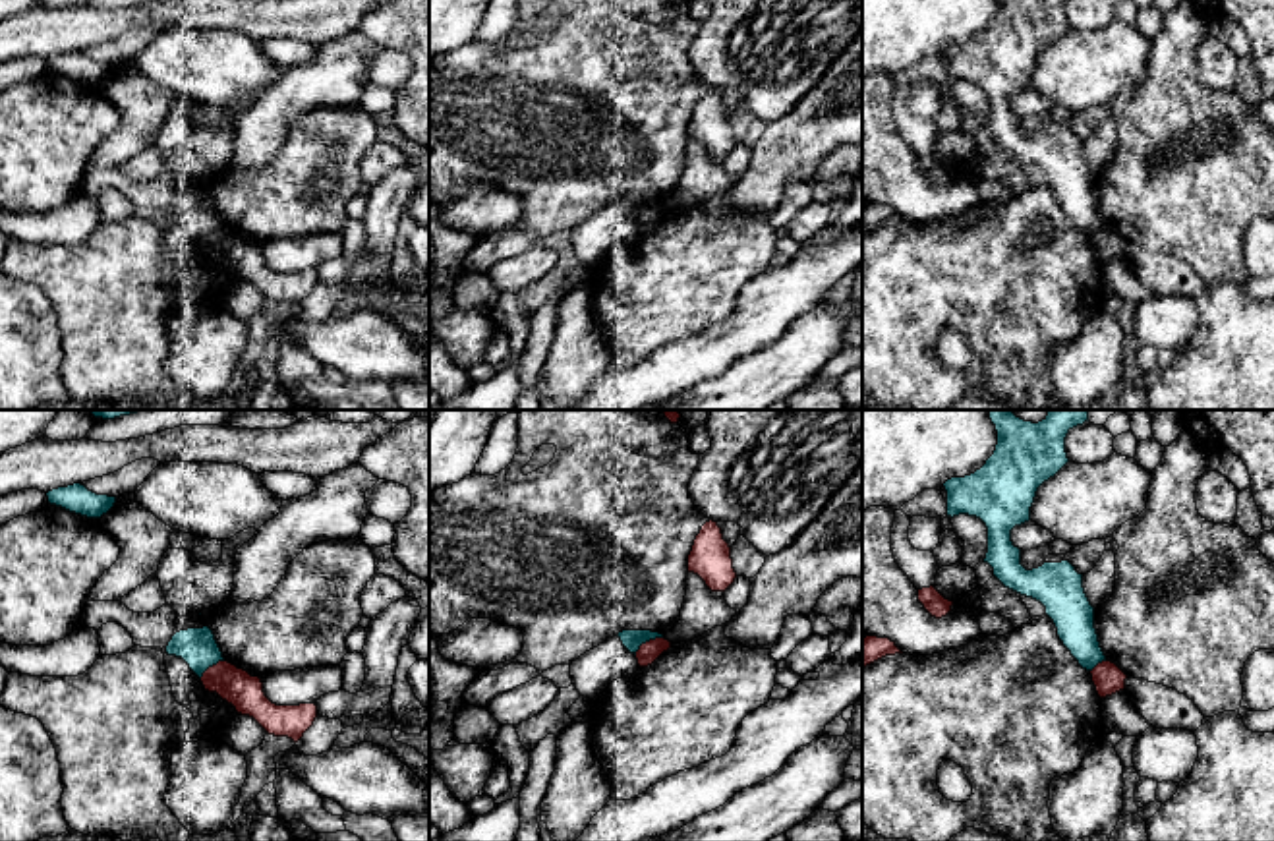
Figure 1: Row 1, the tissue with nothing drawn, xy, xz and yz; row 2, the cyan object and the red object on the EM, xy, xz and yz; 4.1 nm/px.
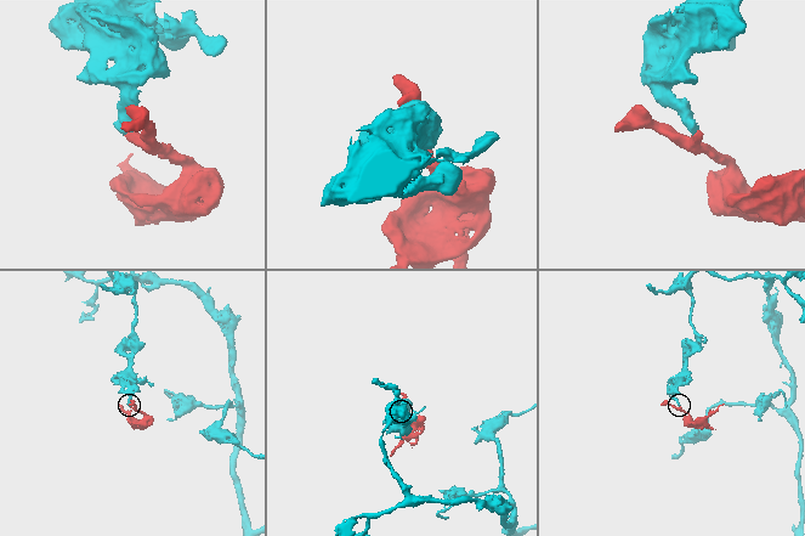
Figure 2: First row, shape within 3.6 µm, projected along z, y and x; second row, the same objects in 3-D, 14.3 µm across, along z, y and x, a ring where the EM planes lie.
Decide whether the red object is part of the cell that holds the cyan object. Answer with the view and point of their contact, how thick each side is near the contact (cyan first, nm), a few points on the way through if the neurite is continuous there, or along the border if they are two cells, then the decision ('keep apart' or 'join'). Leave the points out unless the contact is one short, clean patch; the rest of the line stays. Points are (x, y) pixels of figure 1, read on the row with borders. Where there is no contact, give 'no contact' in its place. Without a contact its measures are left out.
meets cyan in xz at (646, 640); 80 nm thick on the cyan side, 90 nm on the other; keep apart

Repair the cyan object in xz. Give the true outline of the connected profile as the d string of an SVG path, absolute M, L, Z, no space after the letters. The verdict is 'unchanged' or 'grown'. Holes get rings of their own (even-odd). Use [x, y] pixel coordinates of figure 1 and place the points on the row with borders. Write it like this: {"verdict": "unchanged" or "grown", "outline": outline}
{"verdict": "unchanged", "outline": "M623 630L617 636L621 638L623 646L634 655L642 644L663 638L663 634L651 630Z"}

